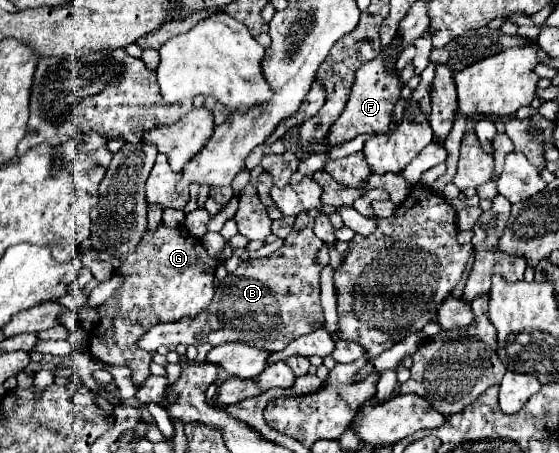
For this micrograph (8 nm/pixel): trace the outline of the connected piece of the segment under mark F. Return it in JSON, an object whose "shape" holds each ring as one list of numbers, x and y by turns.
{"shape":[[381,52,379,58,363,64,355,72,355,80,351,84,347,106,345,106,343,114,335,120,335,126,331,126,331,130,329,130,329,136,327,136,329,146,349,142,349,140,357,138,359,134,385,134,385,132,389,132,391,110,395,108,395,102,399,100,403,86,399,86,397,74,387,74,383,70,383,66,387,66,387,58,389,56,385,52]]}

